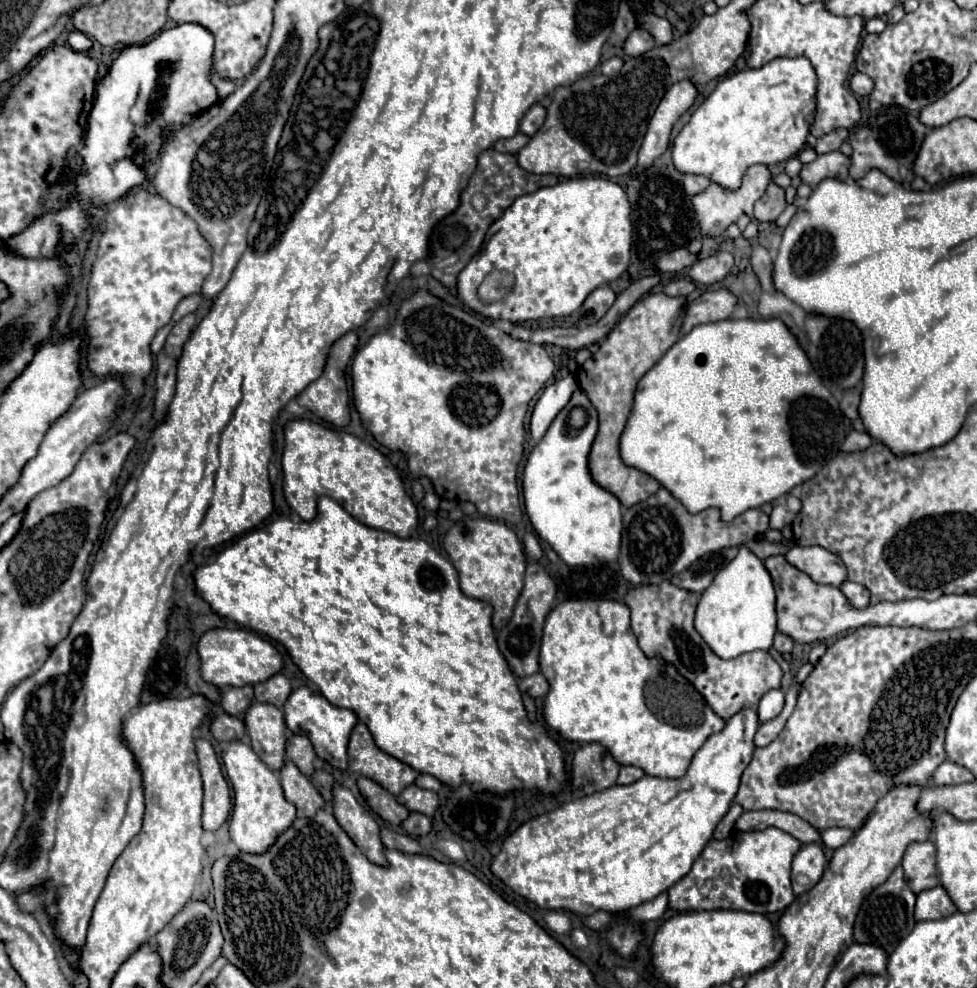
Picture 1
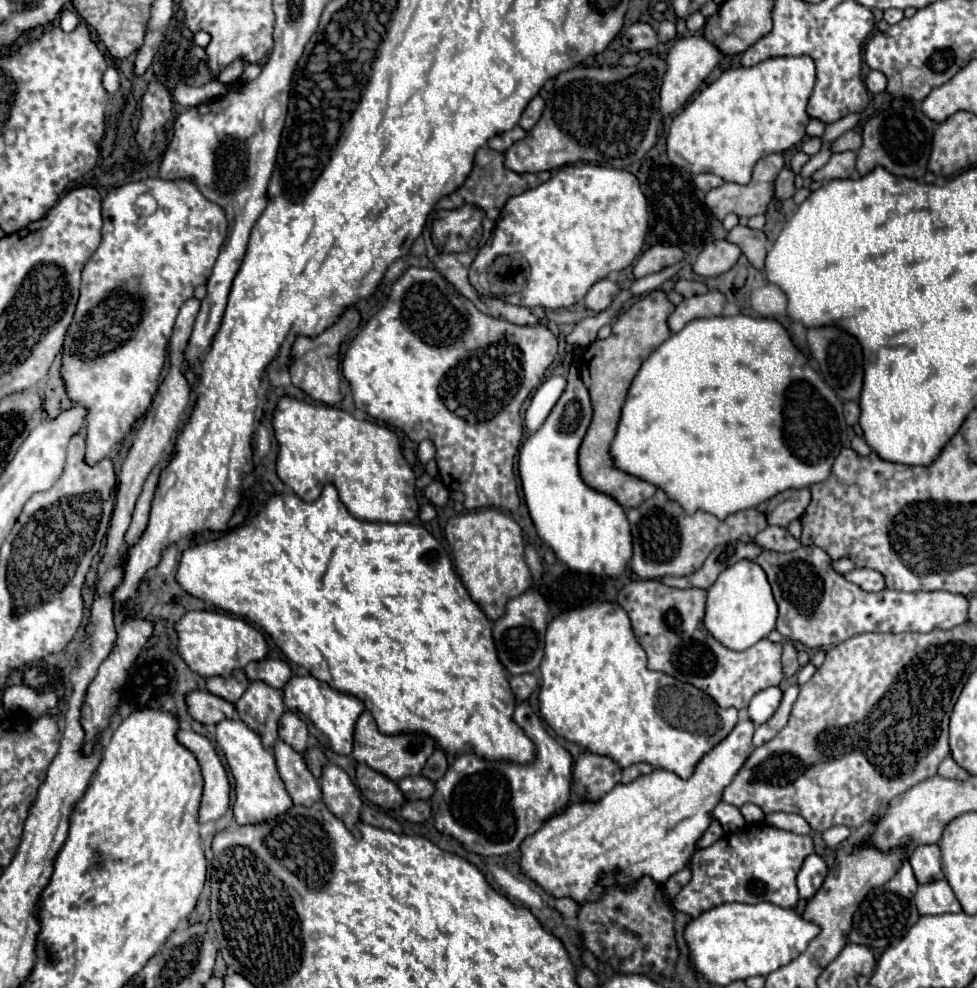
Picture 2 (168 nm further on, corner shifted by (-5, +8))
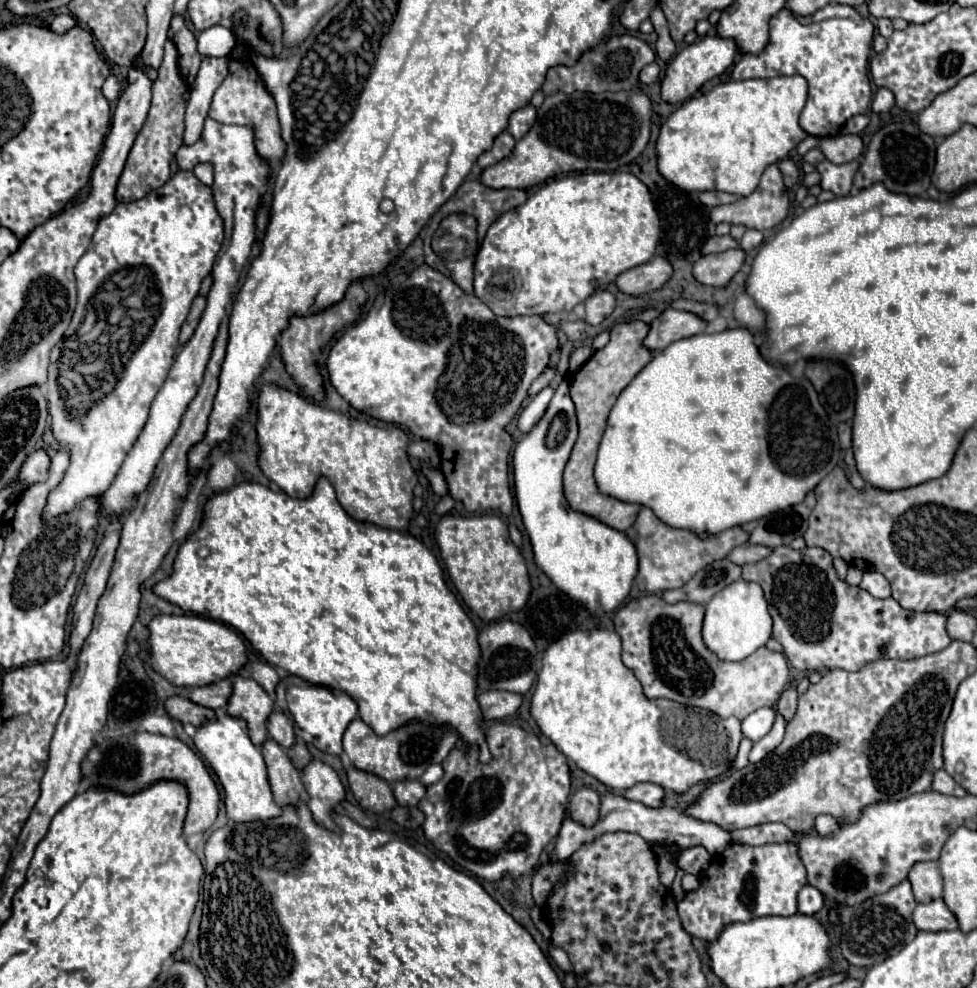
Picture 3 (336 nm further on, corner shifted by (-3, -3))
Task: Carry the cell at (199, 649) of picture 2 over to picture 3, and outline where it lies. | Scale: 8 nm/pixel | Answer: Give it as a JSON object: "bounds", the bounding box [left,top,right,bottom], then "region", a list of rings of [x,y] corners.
{"bounds":[150,615,246,687],"region":[[[158,615],[150,621],[150,647],[152,647],[152,667],[164,675],[172,685],[182,687],[204,687],[206,683],[216,683],[218,679],[234,677],[246,665],[246,645],[224,623],[204,619],[198,615]]]}

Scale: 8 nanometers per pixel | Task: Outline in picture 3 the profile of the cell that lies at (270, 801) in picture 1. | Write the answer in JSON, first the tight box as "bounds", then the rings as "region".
{"bounds":[194,717,282,823],"region":[[[218,717],[214,721],[204,723],[194,735],[194,745],[206,757],[210,767],[216,771],[222,787],[224,787],[224,805],[226,815],[234,823],[250,823],[250,821],[266,821],[278,817],[282,809],[274,803],[266,763],[262,757],[262,749],[250,741],[248,723],[236,717]]]}

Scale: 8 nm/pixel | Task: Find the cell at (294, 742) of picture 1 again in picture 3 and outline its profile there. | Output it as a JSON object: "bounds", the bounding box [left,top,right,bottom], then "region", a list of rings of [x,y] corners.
{"bounds":[268,711,296,749],"region":[[[274,711],[270,717],[268,717],[268,733],[270,737],[284,749],[292,747],[294,741],[296,741],[296,735],[294,735],[294,721],[280,713],[280,711]]]}

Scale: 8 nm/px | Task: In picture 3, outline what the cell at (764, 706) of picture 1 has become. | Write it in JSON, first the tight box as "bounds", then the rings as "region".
{"bounds":[742,707,776,741],"region":[[[760,707],[758,711],[750,713],[742,721],[742,733],[744,733],[744,737],[748,737],[750,741],[762,739],[772,729],[774,717],[776,717],[776,711],[772,707]]]}

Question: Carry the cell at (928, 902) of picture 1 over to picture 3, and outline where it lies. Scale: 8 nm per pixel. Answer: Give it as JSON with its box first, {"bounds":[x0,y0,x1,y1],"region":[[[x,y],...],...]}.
{"bounds":[914,899,958,931],"region":[[[934,899],[930,903],[918,903],[914,909],[914,925],[920,931],[958,929],[958,921],[954,913],[946,907],[944,899]]]}

